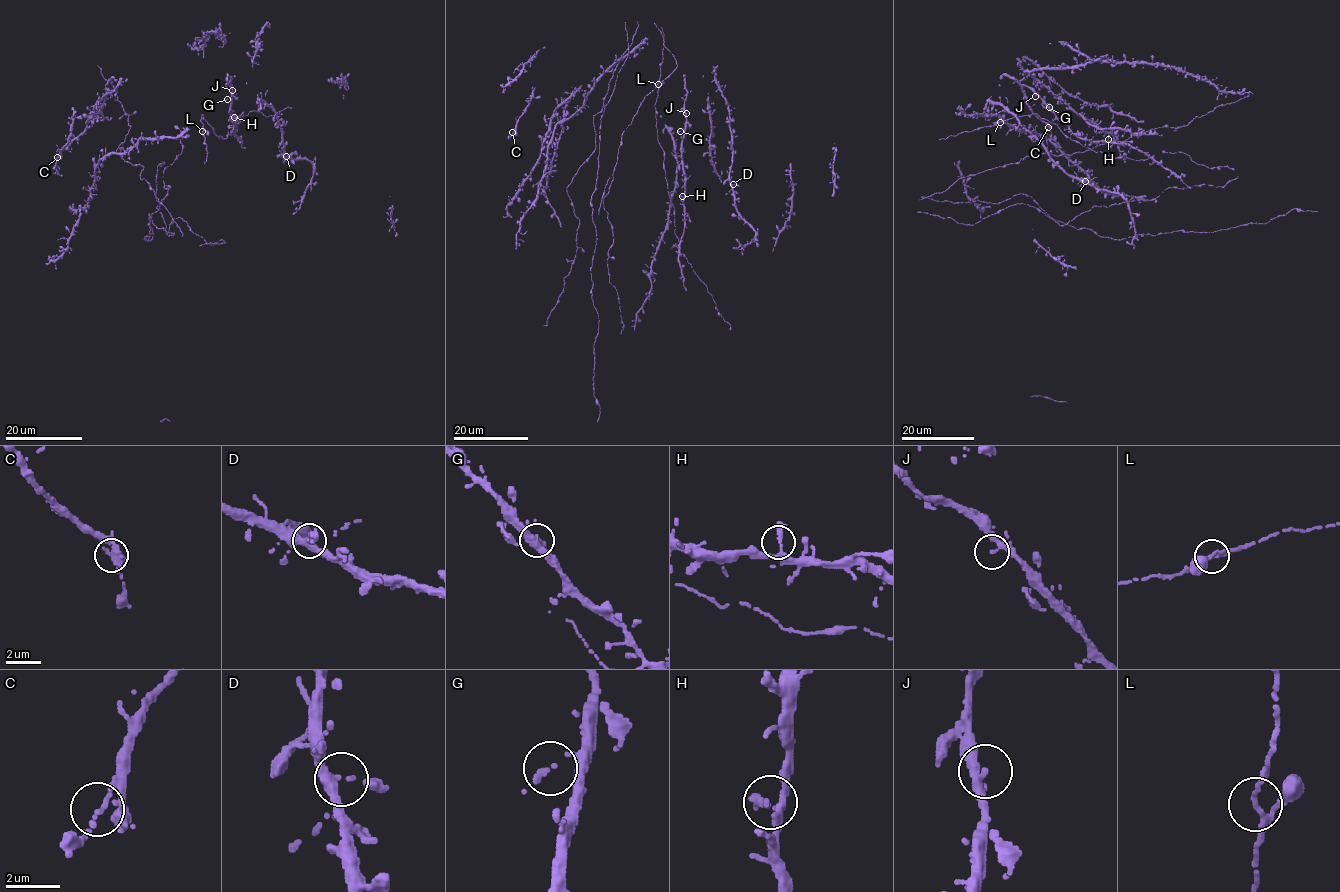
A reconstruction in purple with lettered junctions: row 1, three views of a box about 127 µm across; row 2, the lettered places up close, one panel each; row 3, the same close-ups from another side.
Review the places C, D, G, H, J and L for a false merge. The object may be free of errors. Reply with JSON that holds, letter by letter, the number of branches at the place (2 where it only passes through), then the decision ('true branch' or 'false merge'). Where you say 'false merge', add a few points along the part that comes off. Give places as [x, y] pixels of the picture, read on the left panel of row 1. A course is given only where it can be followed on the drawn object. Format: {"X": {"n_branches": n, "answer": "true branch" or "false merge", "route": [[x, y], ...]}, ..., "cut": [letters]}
{"C": {"n_branches": 2, "answer": "true branch"}, "D": {"n_branches": 3, "answer": "true branch"}, "G": {"n_branches": 2, "answer": "true branch"}, "H": {"n_branches": 3, "answer": "true branch"}, "J": {"n_branches": 3, "answer": "true branch"}, "L": {"n_branches": 3, "answer": "true branch"}, "cut": []}

